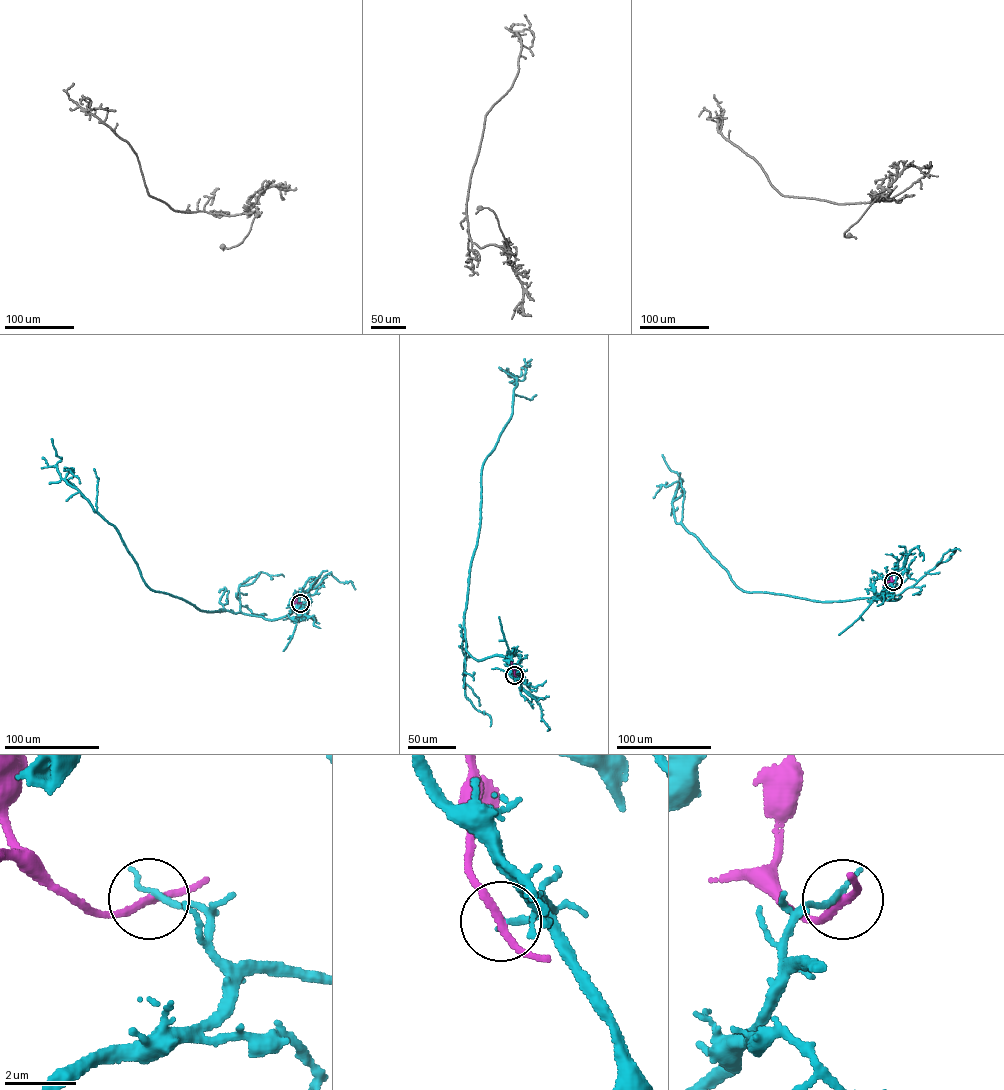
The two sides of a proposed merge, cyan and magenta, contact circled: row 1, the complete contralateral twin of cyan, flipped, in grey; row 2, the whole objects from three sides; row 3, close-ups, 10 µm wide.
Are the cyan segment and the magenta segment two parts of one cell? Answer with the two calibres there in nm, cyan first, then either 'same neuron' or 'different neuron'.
calibres 180 and 190 nm; different neuron

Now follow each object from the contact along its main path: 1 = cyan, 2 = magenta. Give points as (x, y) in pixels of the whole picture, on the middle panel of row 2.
1: (514, 675), (504, 657), (471, 656), (464, 617), (481, 469), (511, 416), (510, 373), (521, 375), (531, 359)
2: (514, 675), (511, 662)

